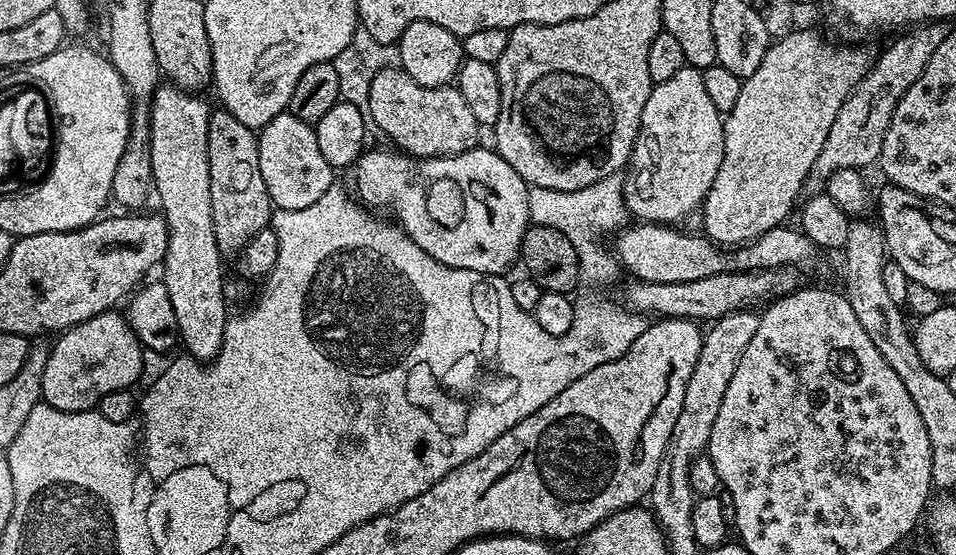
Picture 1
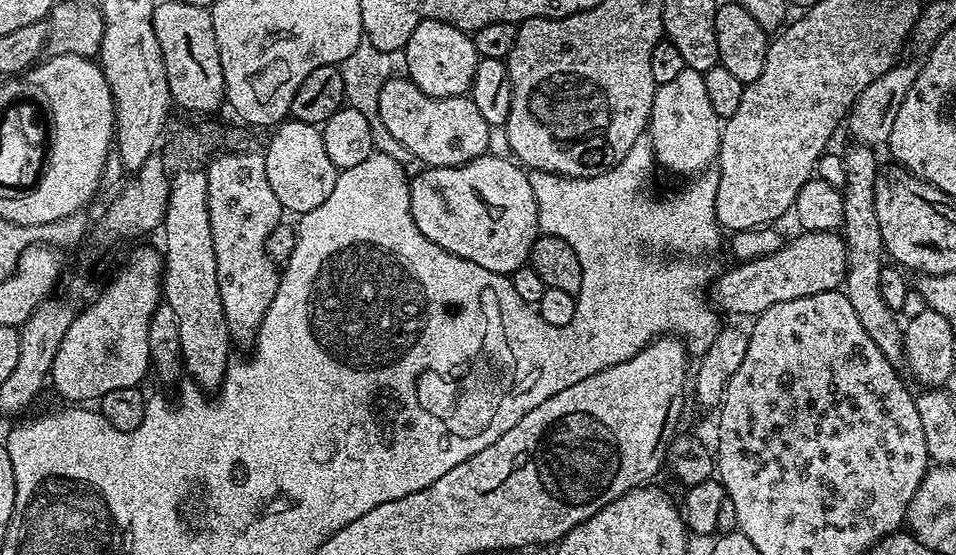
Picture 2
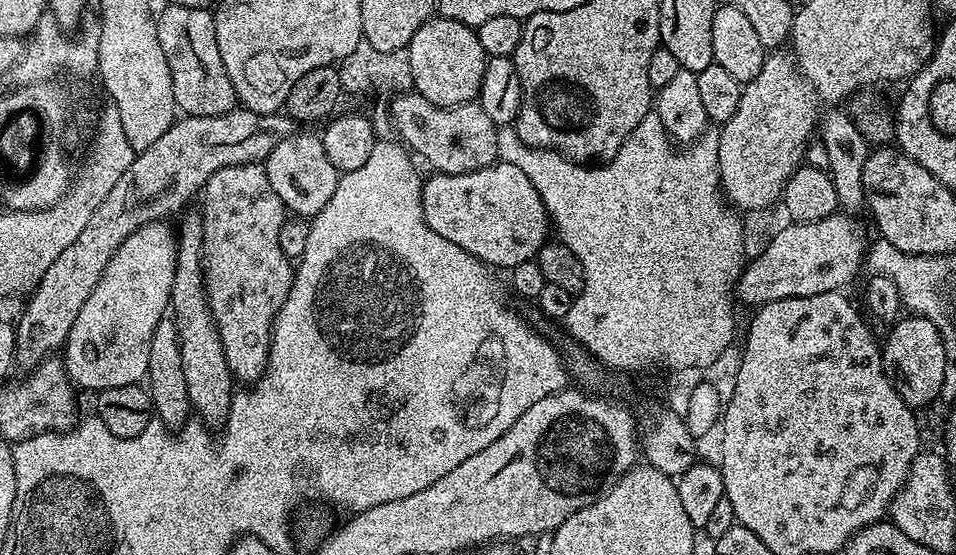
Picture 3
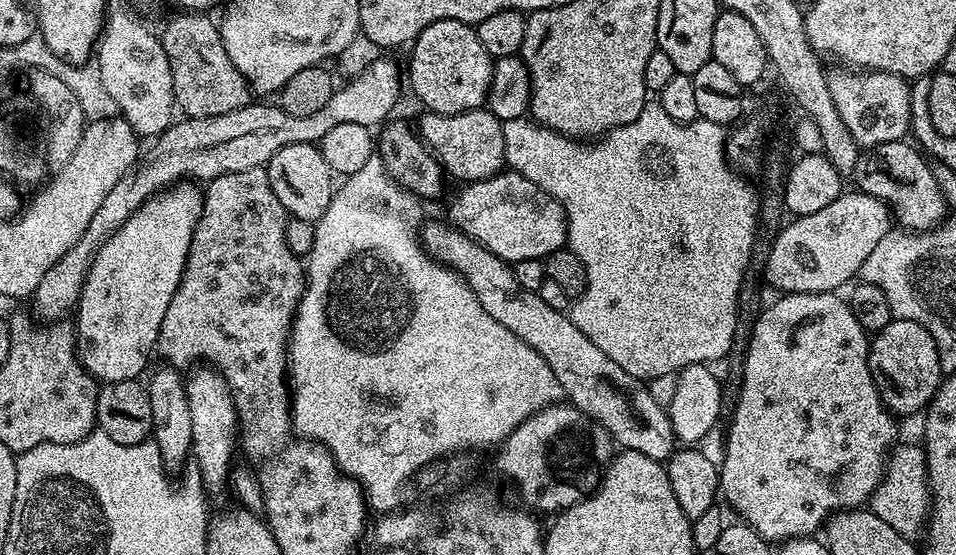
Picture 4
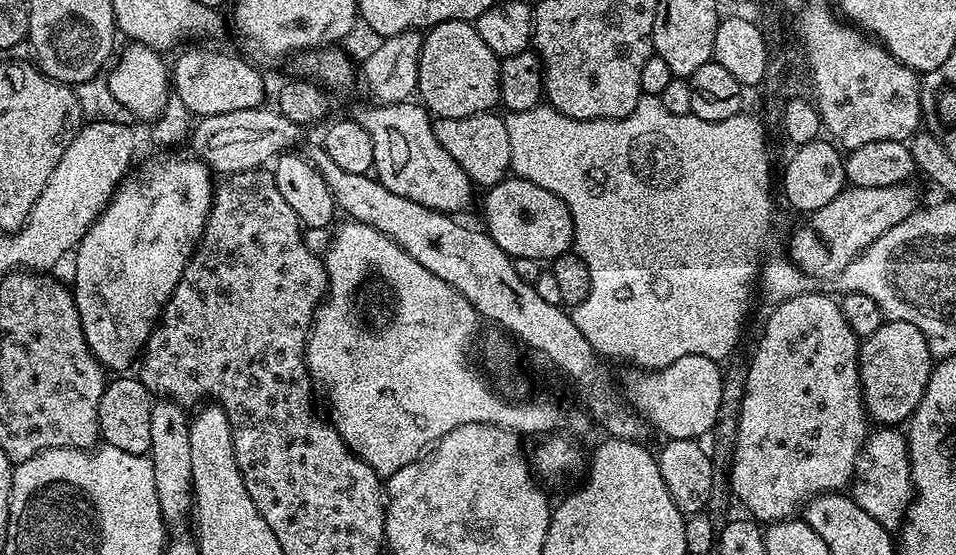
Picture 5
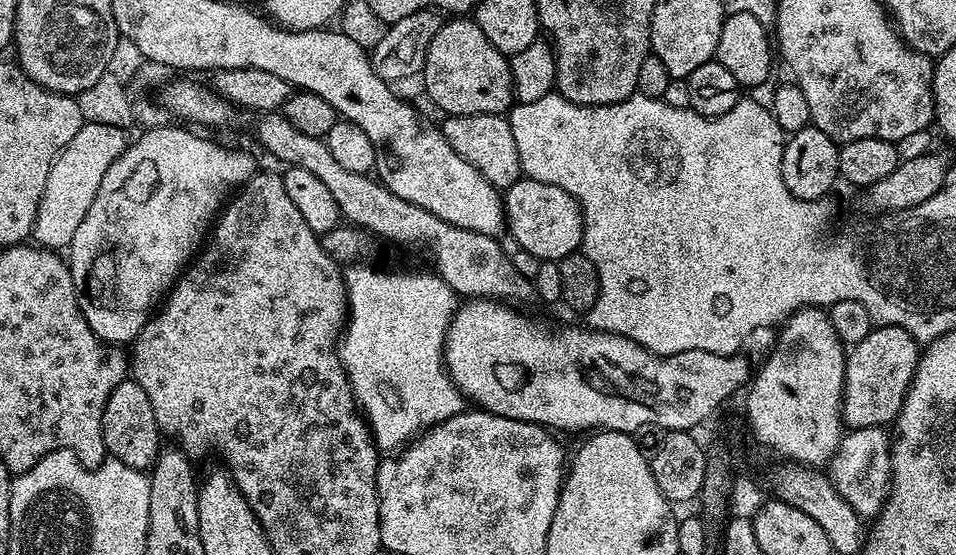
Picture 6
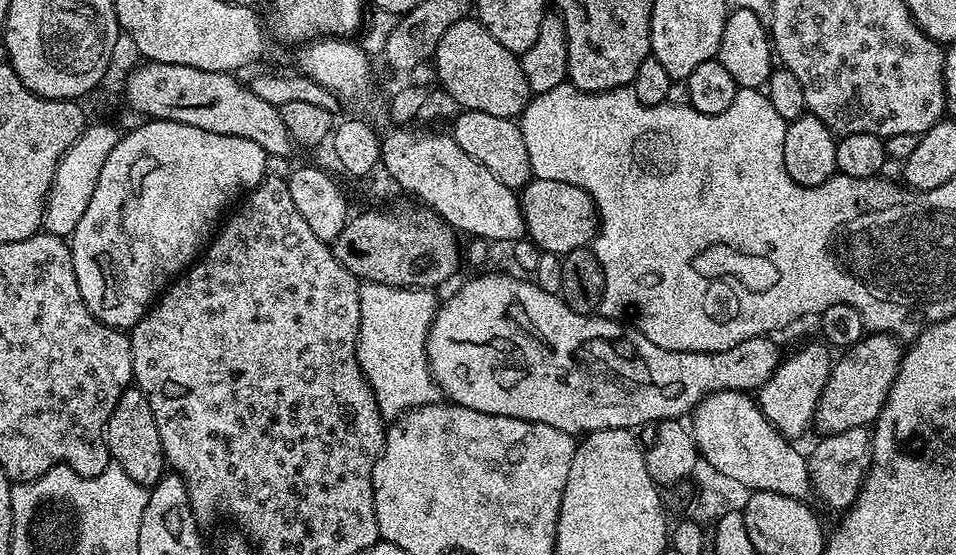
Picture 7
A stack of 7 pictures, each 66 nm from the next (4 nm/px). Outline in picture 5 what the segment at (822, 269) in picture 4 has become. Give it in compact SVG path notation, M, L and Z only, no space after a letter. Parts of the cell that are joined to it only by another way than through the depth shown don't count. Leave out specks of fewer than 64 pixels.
M905 182L894 186L858 186L857 188L845 186L836 195L834 202L826 202L822 210L811 213L805 219L808 221L793 234L792 241L788 244L789 254L787 253L791 263L795 264L797 269L808 278L811 276L839 277L840 272L846 270L846 266L850 266L850 262L854 262L854 258L861 256L878 237L886 234L890 226L898 226L898 222L910 218L910 214L914 214L917 208L921 207L920 192L914 185L915 183Z

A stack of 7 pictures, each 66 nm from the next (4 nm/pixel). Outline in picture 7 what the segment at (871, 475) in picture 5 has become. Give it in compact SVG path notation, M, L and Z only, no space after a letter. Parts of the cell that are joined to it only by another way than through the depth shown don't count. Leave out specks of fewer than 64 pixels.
M855 428L834 432L820 438L807 453L808 473L812 479L812 492L820 495L824 504L847 510L856 503L864 478L872 466L872 434L868 428Z

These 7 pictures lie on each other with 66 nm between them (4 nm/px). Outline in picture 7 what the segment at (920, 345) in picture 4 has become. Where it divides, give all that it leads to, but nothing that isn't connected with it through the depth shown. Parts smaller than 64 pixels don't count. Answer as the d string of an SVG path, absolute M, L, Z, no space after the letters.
M886 332L865 335L853 348L847 349L841 355L844 357L841 360L839 357L833 363L832 373L828 375L822 398L816 407L815 431L820 431L820 434L831 434L875 425L896 381L901 355L901 341Z

